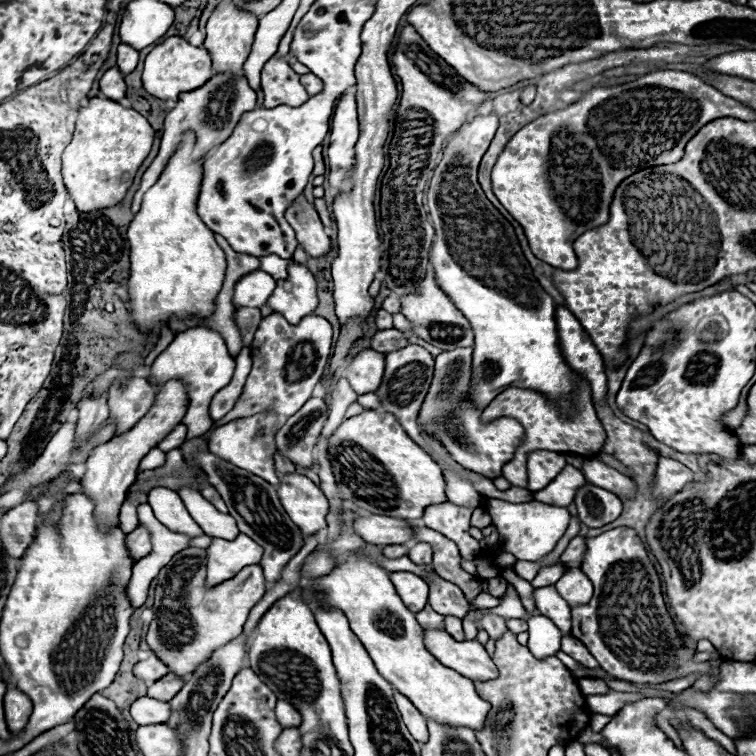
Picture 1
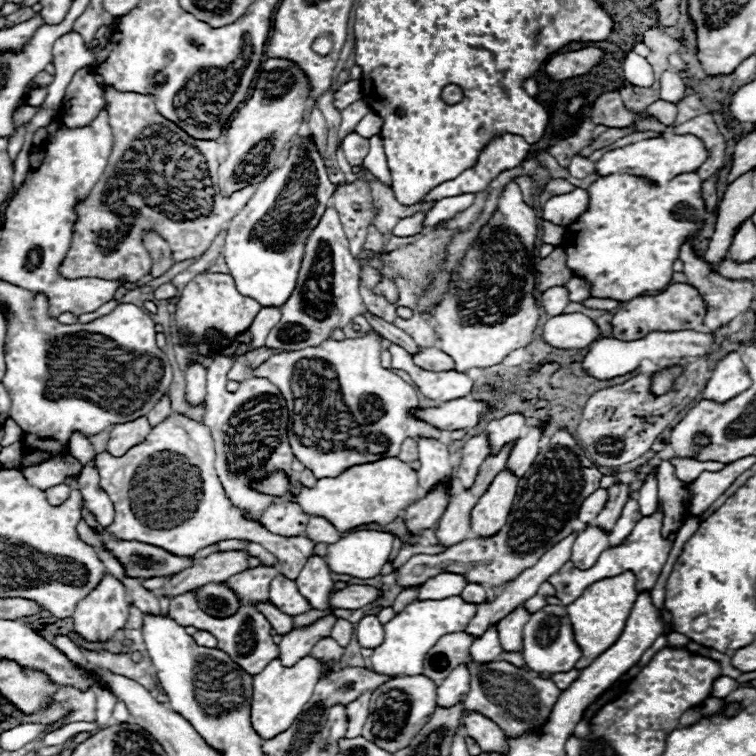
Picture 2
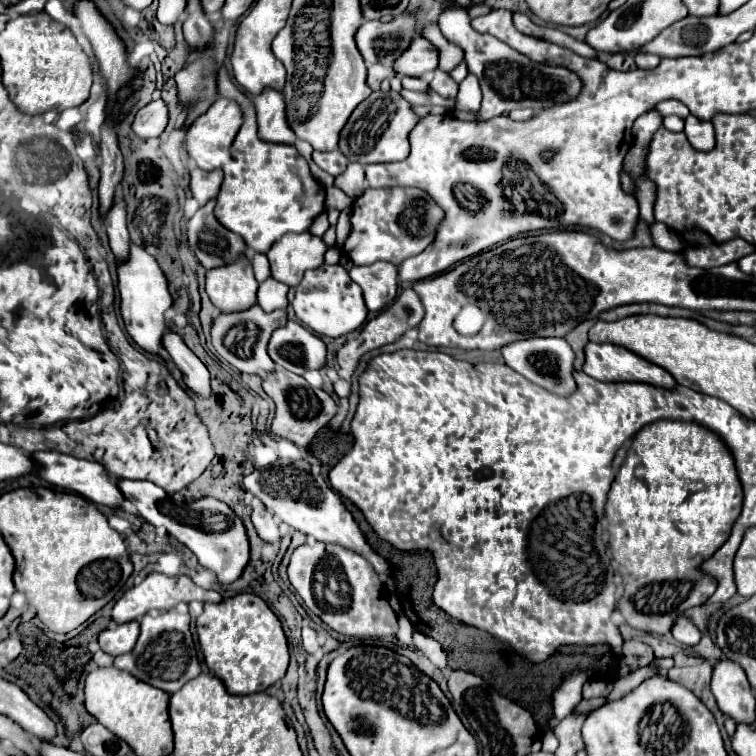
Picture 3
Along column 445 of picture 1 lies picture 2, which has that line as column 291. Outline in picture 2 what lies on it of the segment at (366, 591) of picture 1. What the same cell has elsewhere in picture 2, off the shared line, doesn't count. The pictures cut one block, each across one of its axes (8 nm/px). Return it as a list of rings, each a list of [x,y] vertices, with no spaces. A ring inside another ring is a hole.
[[[304,656],[294,666],[282,666],[278,658],[274,658],[260,674],[254,674],[254,696],[252,696],[252,724],[254,730],[264,738],[272,738],[278,732],[284,732],[292,726],[296,716],[302,712],[304,704],[310,700],[314,686],[322,674],[322,666],[318,658]]]

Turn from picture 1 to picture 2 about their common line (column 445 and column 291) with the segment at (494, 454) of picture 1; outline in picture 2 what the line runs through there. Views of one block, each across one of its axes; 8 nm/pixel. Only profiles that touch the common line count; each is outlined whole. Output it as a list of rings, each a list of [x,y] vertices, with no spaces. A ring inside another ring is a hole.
[[[372,330],[360,338],[326,340],[320,346],[276,354],[254,368],[254,376],[266,376],[282,392],[290,412],[288,440],[292,452],[316,478],[338,476],[354,464],[398,456],[408,436],[440,438],[438,428],[406,414],[408,408],[418,406],[416,392],[394,372],[380,366],[382,350],[382,336]],[[318,364],[320,372],[326,374],[318,374]],[[330,370],[336,372],[338,384],[332,384]]]

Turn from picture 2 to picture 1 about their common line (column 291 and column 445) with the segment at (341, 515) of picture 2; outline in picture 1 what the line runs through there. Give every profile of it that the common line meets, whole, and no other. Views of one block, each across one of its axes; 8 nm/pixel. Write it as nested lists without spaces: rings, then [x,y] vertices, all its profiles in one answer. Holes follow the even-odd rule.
[[[364,410],[358,416],[346,418],[334,434],[328,438],[328,458],[332,472],[336,476],[336,484],[344,500],[352,502],[356,508],[364,508],[372,514],[386,514],[404,520],[416,520],[424,514],[428,504],[440,504],[446,500],[446,482],[440,466],[418,446],[414,444],[396,418],[388,412]]]

